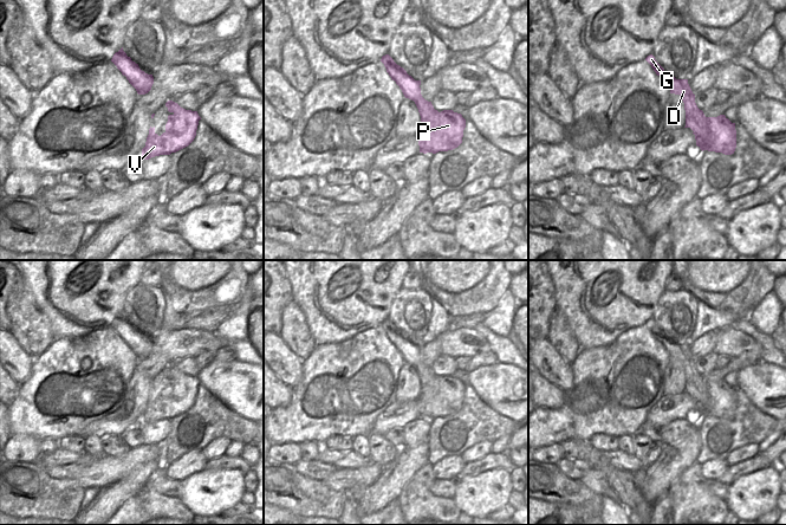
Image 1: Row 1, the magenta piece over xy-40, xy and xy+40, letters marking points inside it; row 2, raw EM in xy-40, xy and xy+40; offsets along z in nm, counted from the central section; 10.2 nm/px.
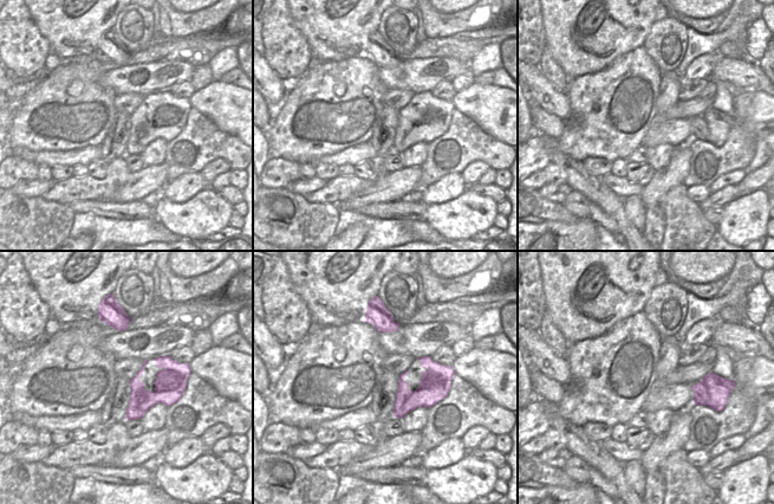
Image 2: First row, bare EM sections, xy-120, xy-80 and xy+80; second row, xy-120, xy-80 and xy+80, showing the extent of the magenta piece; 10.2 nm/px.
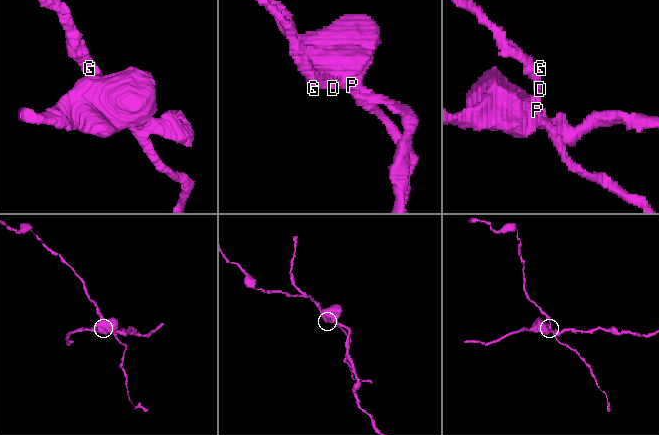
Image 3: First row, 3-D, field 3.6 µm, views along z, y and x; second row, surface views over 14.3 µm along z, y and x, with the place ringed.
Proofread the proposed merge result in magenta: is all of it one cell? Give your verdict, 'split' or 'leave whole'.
split

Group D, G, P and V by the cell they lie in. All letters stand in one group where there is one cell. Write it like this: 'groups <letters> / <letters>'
groups D G / P V

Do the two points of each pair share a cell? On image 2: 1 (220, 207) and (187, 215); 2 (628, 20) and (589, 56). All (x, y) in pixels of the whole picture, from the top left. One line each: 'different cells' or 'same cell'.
1: same cell
2: same cell

